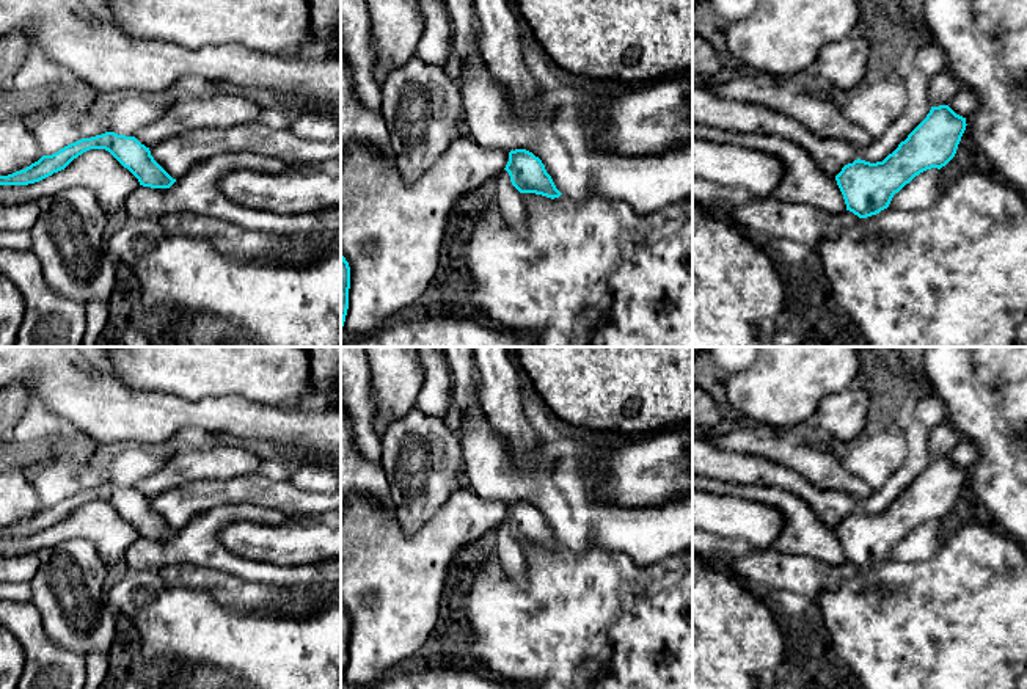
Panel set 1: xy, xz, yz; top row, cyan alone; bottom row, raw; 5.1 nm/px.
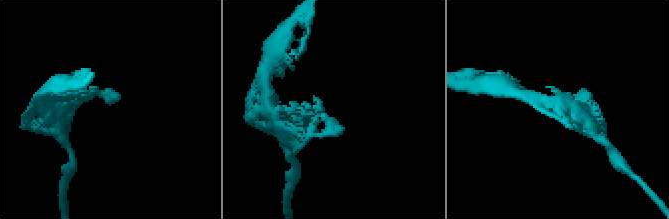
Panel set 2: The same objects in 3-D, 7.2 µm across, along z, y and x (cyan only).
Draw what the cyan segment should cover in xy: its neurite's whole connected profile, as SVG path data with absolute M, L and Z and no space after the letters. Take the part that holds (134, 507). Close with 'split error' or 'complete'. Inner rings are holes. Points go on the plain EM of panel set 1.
M105 483L71 494L52 507L42 507L25 521L0 527L0 537L28 537L39 534L64 521L74 510L90 501L108 502L143 538L170 540L176 534L176 530L154 512L149 499L141 496L135 488Z; complete

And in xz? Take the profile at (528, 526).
M526 501L510 502L504 521L520 545L535 545L551 551L562 546L546 524L542 512Z; complete

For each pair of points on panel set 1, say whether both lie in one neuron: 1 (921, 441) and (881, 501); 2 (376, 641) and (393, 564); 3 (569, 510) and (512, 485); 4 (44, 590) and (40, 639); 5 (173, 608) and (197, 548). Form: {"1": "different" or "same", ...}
{"1": "same", "2": "same", "3": "same", "4": "different", "5": "different"}

